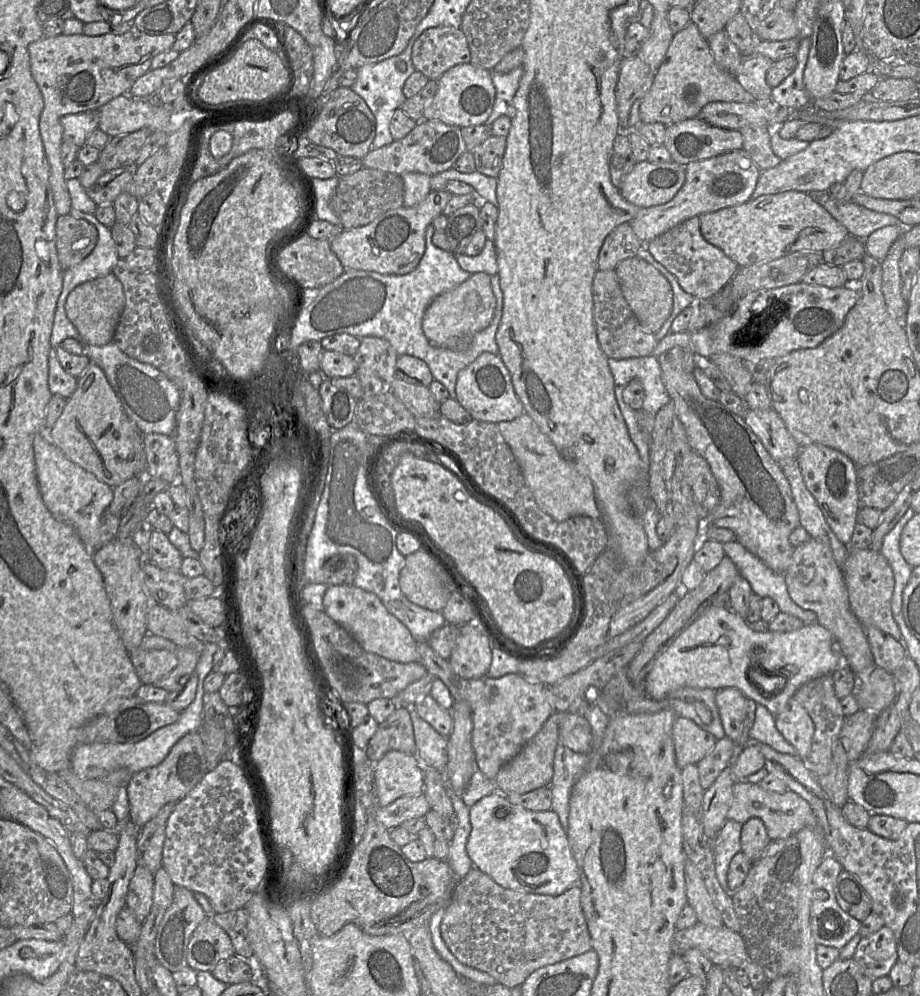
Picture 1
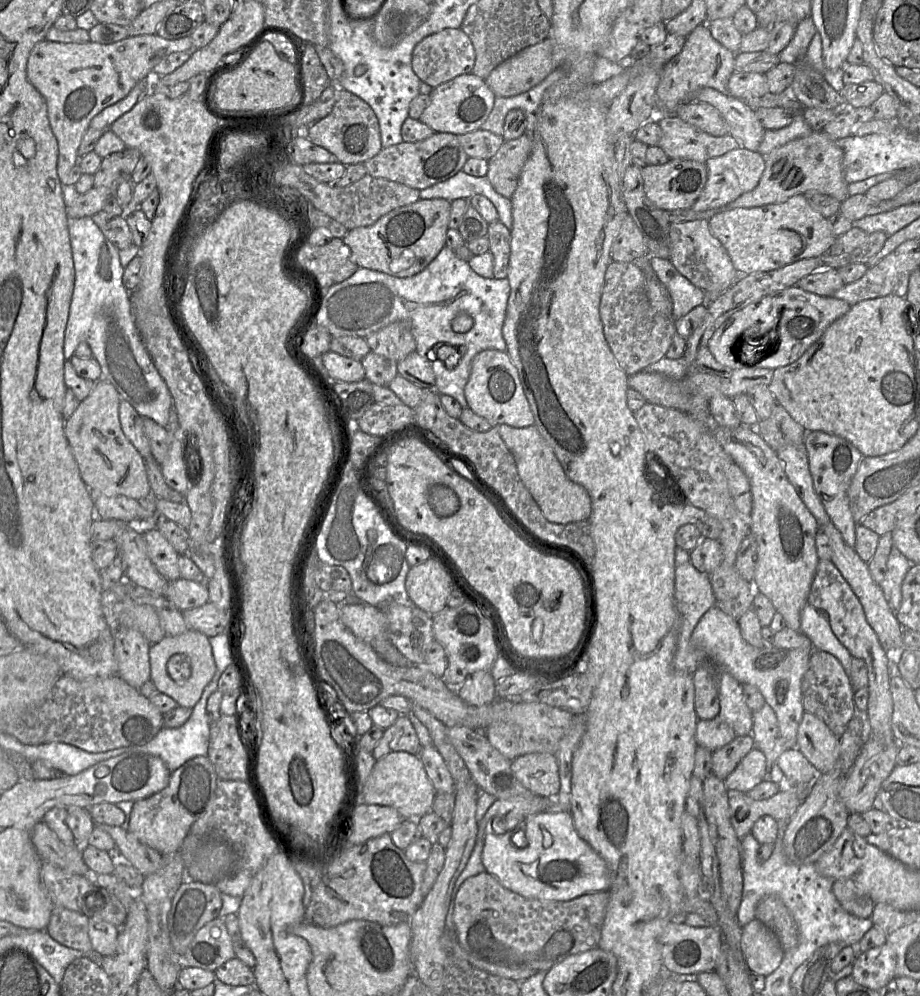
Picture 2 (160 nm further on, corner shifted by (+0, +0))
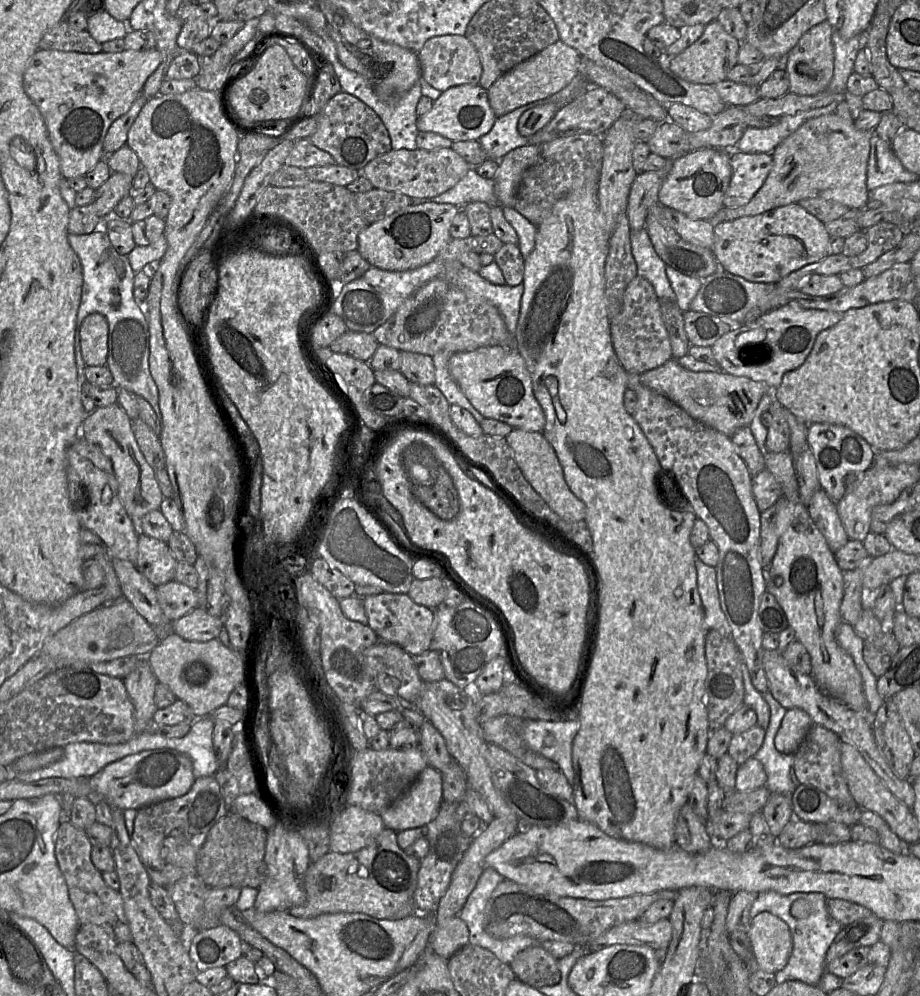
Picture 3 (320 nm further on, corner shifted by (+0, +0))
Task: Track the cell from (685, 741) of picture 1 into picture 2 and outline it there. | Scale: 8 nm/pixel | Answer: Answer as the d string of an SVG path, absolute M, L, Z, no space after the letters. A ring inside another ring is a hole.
M717 716L711 720L699 719L695 738L698 747L714 752L735 739L736 734L730 725Z

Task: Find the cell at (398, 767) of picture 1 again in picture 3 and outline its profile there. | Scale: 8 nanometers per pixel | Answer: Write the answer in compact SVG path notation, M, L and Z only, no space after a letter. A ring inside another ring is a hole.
M427 766L408 789L379 814L385 828L400 832L428 825L443 801L441 772Z

